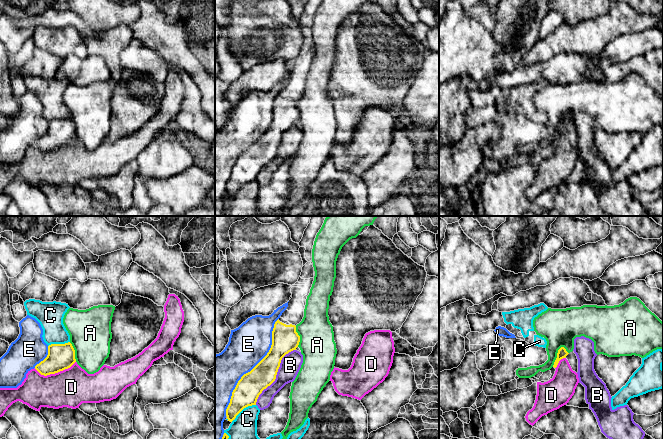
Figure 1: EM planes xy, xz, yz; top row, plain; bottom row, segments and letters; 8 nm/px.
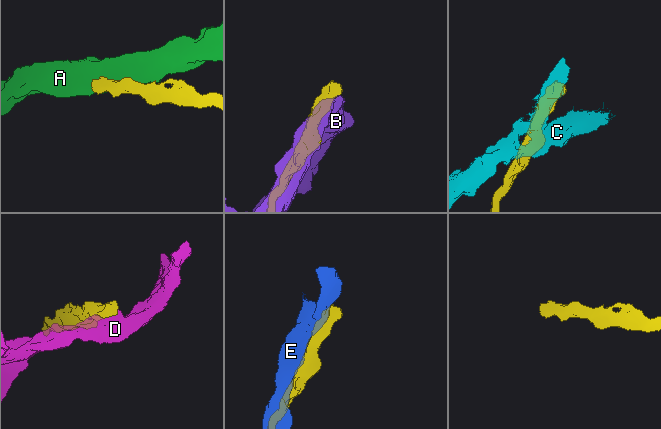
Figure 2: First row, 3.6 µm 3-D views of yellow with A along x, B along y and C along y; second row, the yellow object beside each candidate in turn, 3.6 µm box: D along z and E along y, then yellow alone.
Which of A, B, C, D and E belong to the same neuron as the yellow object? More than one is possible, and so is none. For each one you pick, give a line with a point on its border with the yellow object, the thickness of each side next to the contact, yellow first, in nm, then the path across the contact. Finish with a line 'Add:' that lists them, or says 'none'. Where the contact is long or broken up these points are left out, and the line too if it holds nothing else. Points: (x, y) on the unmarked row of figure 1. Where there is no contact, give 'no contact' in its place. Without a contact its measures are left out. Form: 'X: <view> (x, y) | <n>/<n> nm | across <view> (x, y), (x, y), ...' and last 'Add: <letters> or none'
Add: none

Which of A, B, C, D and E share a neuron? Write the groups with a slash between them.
A / B / C / D / E

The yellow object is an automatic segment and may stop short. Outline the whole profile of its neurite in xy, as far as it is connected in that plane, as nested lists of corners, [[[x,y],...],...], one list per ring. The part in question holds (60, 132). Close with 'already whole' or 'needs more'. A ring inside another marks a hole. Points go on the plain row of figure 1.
[[[70,118],[51,120],[48,122],[47,133],[37,140],[35,145],[41,151],[47,152],[68,145],[75,138],[75,126]]]; already whole

